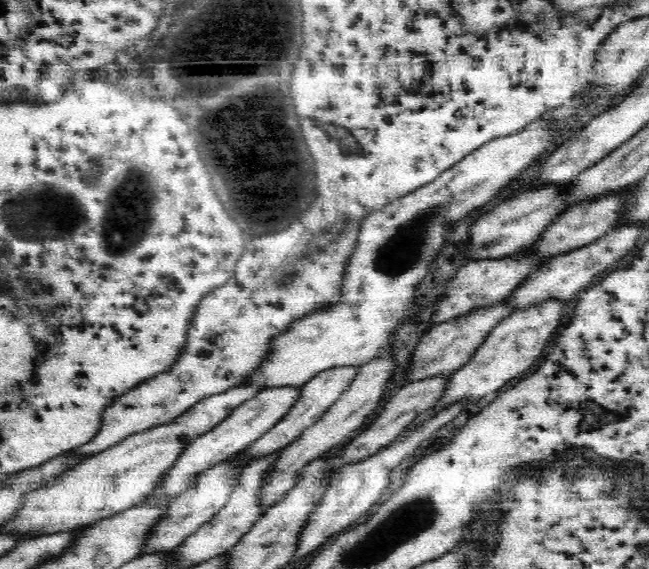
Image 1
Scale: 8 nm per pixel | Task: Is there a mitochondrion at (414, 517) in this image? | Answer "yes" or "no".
yes

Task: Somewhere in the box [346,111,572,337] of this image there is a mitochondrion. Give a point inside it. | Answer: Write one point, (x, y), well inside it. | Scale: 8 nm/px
(400, 251)

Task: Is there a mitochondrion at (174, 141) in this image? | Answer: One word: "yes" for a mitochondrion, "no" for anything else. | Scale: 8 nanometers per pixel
no

